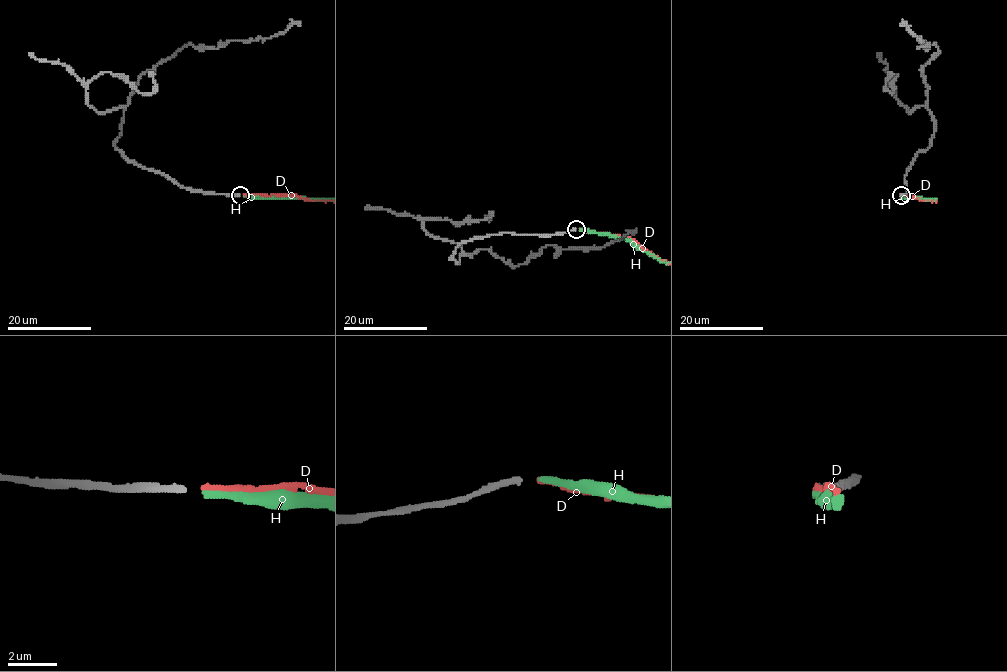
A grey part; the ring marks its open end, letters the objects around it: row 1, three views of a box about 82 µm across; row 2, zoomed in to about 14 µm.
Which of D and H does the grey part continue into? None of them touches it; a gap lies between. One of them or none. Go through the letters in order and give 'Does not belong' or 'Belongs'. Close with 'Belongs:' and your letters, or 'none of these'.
D: Belongs
H: Does not belong
Belongs: D

